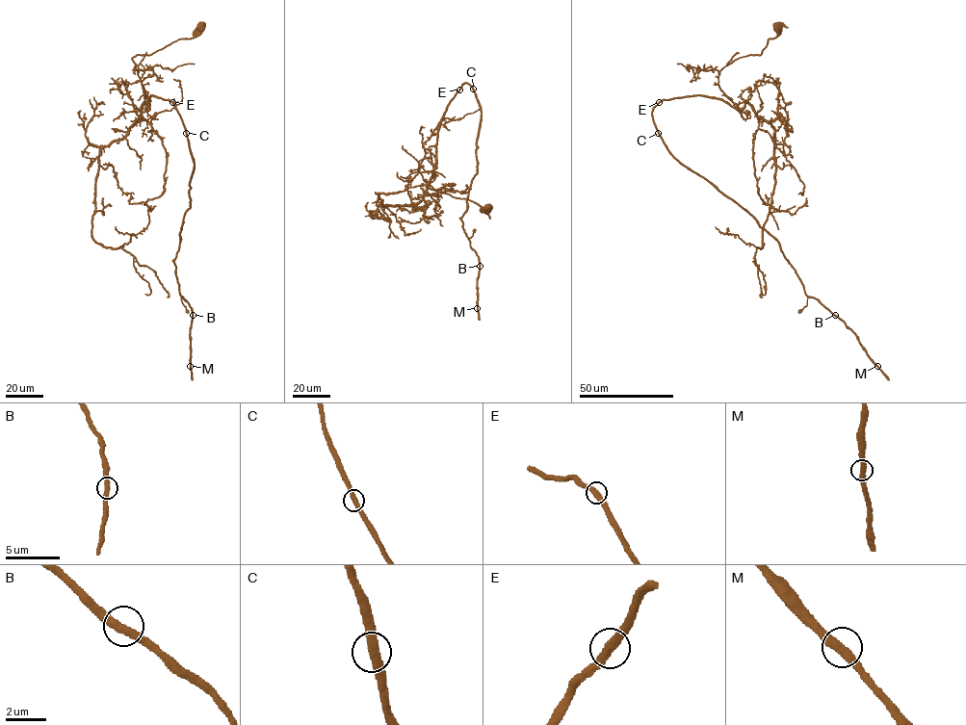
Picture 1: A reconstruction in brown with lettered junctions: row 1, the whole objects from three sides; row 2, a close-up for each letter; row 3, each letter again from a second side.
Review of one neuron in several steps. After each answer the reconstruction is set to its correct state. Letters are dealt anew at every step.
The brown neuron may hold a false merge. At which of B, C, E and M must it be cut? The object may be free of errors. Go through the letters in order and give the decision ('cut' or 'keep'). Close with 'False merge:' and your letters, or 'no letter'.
B: keep
C: keep
E: keep
M: keep
False merge: no letter

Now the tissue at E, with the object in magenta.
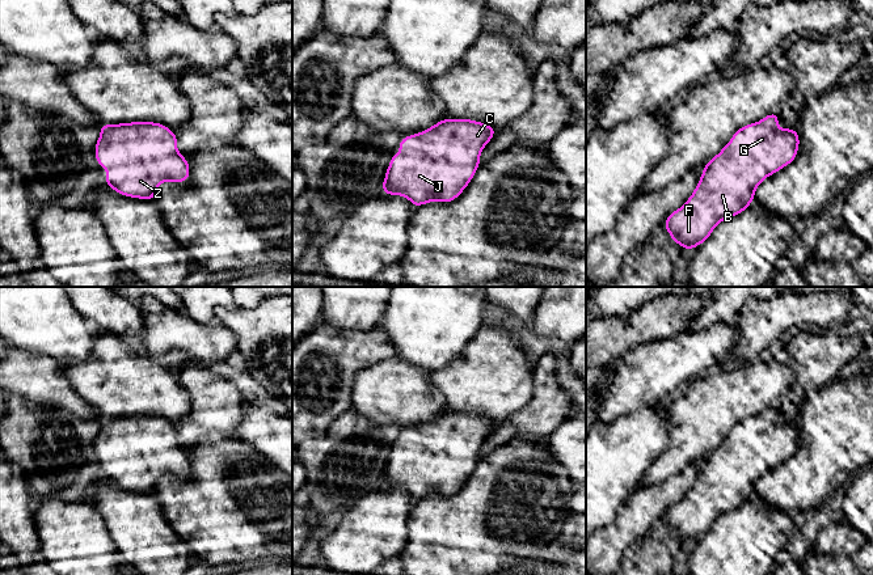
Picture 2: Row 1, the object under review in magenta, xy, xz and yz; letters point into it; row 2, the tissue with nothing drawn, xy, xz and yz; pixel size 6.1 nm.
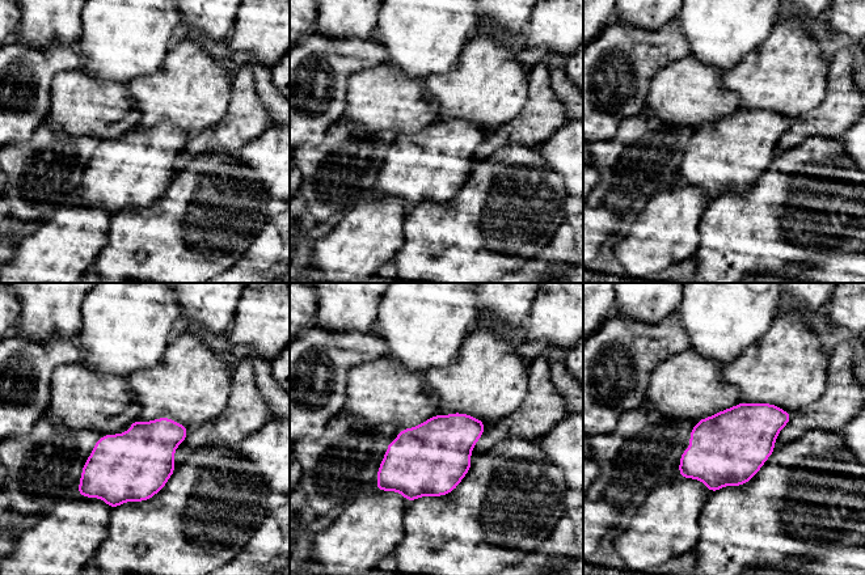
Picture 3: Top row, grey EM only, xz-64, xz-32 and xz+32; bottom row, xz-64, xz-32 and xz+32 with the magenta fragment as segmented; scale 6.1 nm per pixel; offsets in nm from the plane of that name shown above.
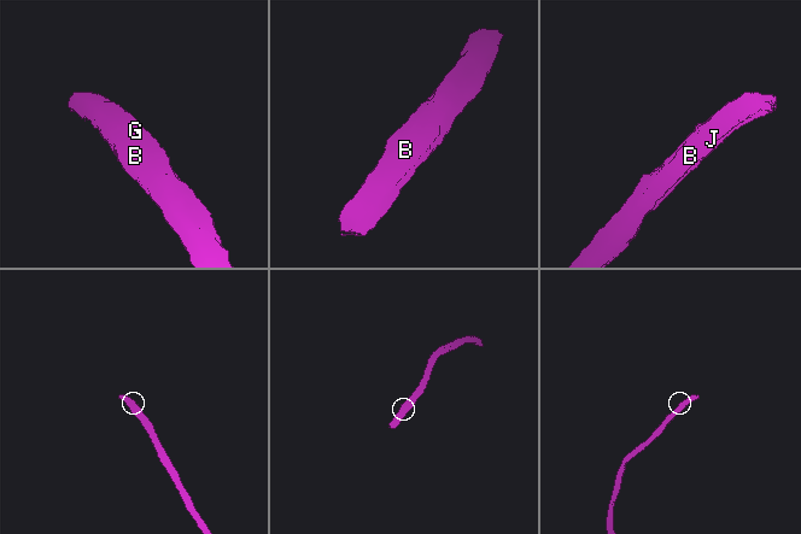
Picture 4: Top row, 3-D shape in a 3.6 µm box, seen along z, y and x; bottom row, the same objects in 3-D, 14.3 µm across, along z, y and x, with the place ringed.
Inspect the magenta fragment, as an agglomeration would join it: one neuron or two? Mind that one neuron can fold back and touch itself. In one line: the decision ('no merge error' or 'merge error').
no merge error

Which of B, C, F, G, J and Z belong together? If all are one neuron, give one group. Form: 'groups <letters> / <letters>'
groups B C F G J Z

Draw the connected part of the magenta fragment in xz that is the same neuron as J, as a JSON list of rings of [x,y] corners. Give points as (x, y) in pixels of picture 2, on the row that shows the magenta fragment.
[[[443,118],[419,134],[404,136],[398,143],[401,153],[391,156],[381,185],[383,194],[408,198],[416,208],[429,202],[454,202],[481,166],[480,155],[495,132],[490,124],[475,119]]]

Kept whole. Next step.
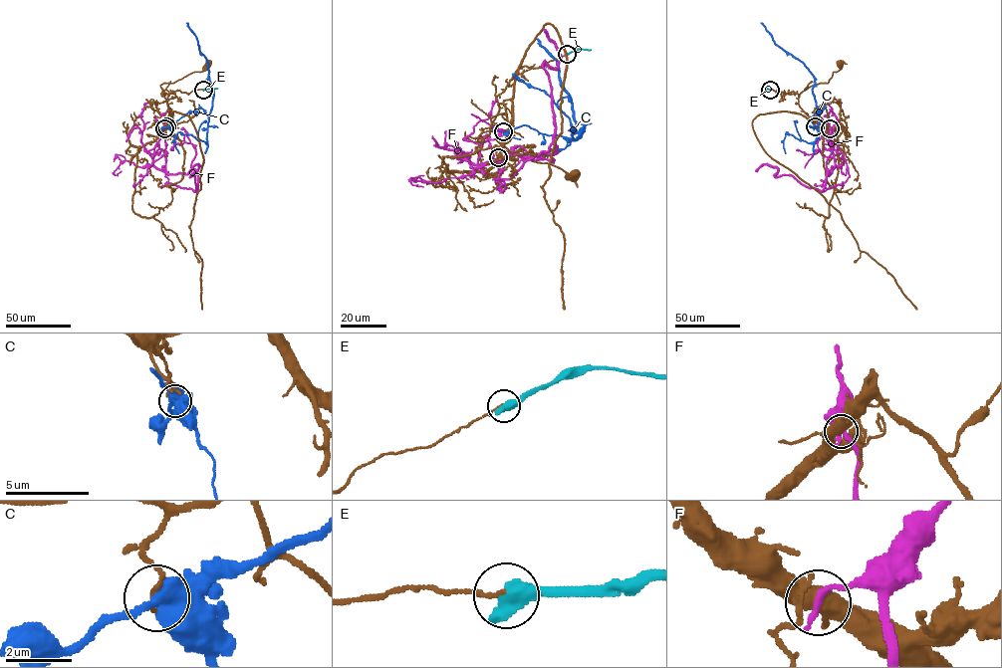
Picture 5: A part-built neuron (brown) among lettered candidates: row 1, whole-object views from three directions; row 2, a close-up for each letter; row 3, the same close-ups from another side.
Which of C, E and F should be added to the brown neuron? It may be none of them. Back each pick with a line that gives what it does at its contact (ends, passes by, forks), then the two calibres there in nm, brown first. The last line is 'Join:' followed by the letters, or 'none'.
Join: none

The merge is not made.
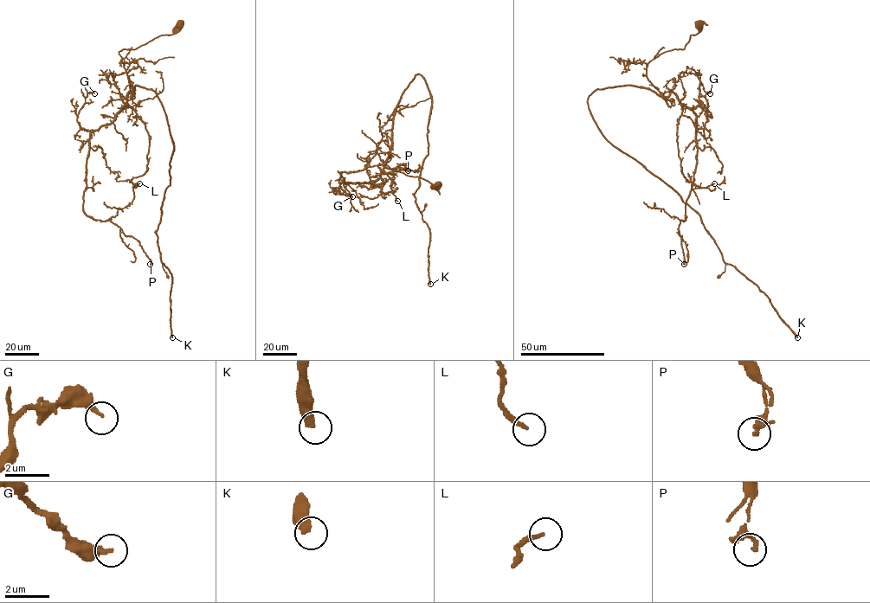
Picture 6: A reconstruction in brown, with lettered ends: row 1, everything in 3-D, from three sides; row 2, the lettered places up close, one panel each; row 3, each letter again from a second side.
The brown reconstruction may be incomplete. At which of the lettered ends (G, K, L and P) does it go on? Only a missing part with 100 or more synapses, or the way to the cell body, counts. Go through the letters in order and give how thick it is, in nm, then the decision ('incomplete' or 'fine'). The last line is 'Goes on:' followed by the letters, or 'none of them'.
G: 240 nm | fine
K: 400 nm | incomplete
L: 180 nm | fine
P: 190 nm | fine
Goes on: K

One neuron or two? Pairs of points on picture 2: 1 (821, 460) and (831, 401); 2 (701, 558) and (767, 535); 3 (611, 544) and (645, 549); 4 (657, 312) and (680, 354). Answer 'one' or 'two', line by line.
1: one
2: one
3: two
4: two

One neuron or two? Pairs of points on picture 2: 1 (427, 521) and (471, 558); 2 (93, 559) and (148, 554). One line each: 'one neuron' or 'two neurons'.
1: one neuron
2: two neurons

